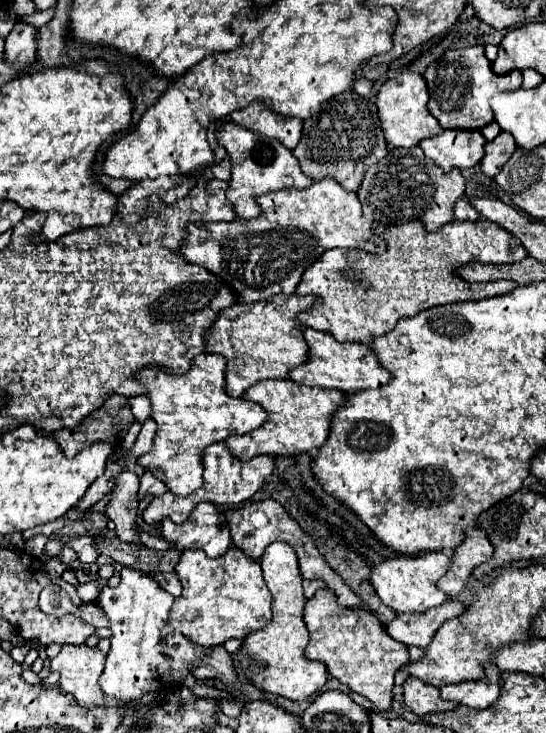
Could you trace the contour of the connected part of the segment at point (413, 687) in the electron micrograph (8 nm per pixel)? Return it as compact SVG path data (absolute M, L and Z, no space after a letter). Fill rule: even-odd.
M409 676L403 684L403 698L405 698L405 704L417 714L417 716L425 716L429 712L449 712L449 710L455 710L455 702L447 702L439 696L439 688L431 686L431 684L425 684L423 680L419 678L413 678Z

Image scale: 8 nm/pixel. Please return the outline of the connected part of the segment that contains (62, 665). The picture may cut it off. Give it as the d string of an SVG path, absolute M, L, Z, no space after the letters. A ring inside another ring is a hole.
M63 644L59 654L49 662L49 668L59 674L61 692L73 694L83 708L121 706L119 700L107 698L97 686L103 664L105 654L99 648L91 648L87 644Z

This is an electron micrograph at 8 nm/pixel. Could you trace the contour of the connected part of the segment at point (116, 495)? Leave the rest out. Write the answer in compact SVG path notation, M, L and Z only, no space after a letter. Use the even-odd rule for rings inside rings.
M119 472L115 476L115 488L109 492L109 504L105 514L115 522L117 536L123 542L135 542L139 544L139 536L135 532L137 522L137 492L139 492L139 476L135 472Z

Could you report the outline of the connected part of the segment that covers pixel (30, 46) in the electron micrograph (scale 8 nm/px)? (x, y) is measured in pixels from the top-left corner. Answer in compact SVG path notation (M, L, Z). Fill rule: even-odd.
M21 20L15 24L15 28L7 36L7 44L5 44L7 58L11 58L11 62L15 62L15 66L23 66L23 70L27 70L27 66L31 62L35 62L37 34L39 34L39 30L33 24L27 24Z

